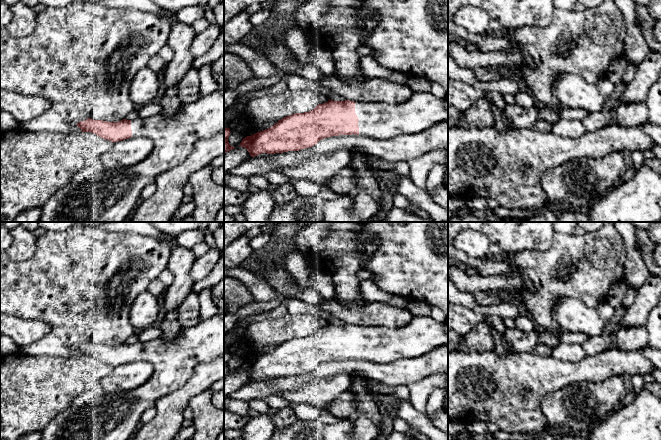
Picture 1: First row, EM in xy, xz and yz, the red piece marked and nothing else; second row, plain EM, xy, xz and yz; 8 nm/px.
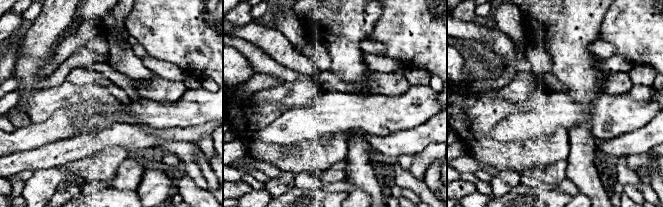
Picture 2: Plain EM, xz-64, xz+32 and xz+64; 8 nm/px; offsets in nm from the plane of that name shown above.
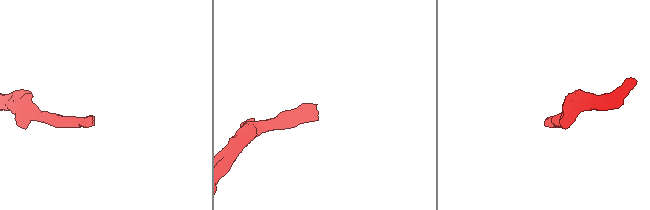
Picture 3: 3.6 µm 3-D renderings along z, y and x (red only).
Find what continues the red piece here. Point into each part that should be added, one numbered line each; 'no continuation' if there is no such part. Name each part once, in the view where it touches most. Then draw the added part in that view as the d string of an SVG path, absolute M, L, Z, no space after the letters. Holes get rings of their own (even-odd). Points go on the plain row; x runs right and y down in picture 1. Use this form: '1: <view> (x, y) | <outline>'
1: xz (422, 334) | M414 316L406 326L396 329L356 325L355 337L359 343L359 359L375 363L390 363L419 357L448 344L446 323L437 322L429 316Z

